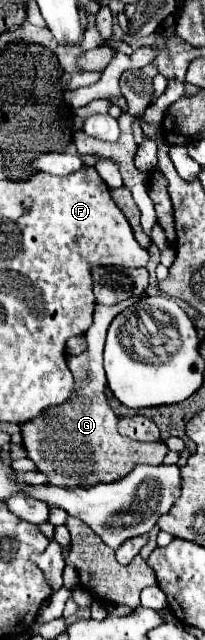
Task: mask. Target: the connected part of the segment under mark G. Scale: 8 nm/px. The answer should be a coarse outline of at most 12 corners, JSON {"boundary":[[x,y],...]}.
{"boundary":[[96,304],[88,348],[68,356],[70,402],[22,424],[48,486],[118,482],[162,464],[164,442],[118,432],[102,350],[116,314]]}

